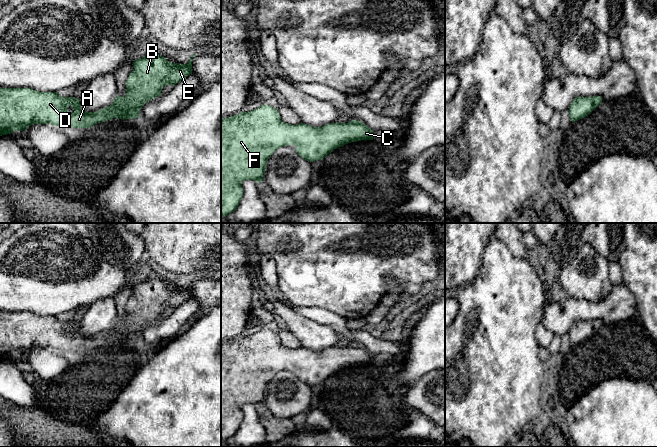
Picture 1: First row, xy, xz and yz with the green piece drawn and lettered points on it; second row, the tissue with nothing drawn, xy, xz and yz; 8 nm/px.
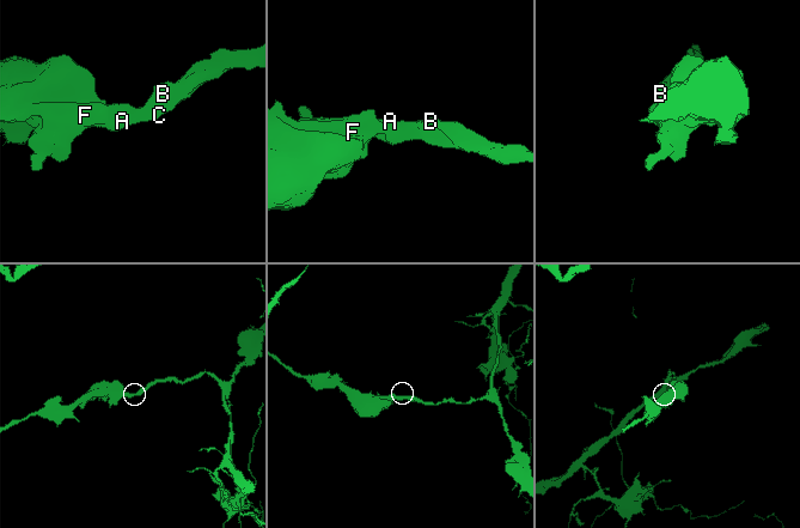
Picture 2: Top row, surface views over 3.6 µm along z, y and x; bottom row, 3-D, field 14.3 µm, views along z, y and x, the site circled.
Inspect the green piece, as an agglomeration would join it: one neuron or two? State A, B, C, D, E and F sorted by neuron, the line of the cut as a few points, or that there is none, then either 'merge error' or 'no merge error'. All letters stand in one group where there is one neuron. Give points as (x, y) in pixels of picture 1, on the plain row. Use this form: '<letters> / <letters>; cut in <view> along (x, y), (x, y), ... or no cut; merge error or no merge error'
A B C D E F; no cut; no merge error

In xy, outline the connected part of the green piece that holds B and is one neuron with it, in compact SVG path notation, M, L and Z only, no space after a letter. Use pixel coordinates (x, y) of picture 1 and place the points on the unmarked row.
M154 277L144 280L133 286L134 293L126 305L126 320L117 319L109 331L104 331L96 336L86 336L81 330L79 322L62 321L57 316L39 316L30 312L1 312L0 311L0 360L13 357L14 355L25 355L33 348L53 348L60 352L90 352L97 347L116 343L139 342L140 334L149 324L160 320L162 312L166 309L174 310L181 304L192 298L192 285L195 278L191 278L186 288L171 287L160 278Z

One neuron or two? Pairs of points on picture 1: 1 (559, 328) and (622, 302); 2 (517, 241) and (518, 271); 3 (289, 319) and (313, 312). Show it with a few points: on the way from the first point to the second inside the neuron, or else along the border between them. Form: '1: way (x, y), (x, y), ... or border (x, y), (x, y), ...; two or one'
1: way (575, 312), (577, 310), (606, 310); one
2: border (502, 241), (515, 257), (525, 258); two
3: border (281, 302), (284, 302), (307, 318), (323, 324); two

